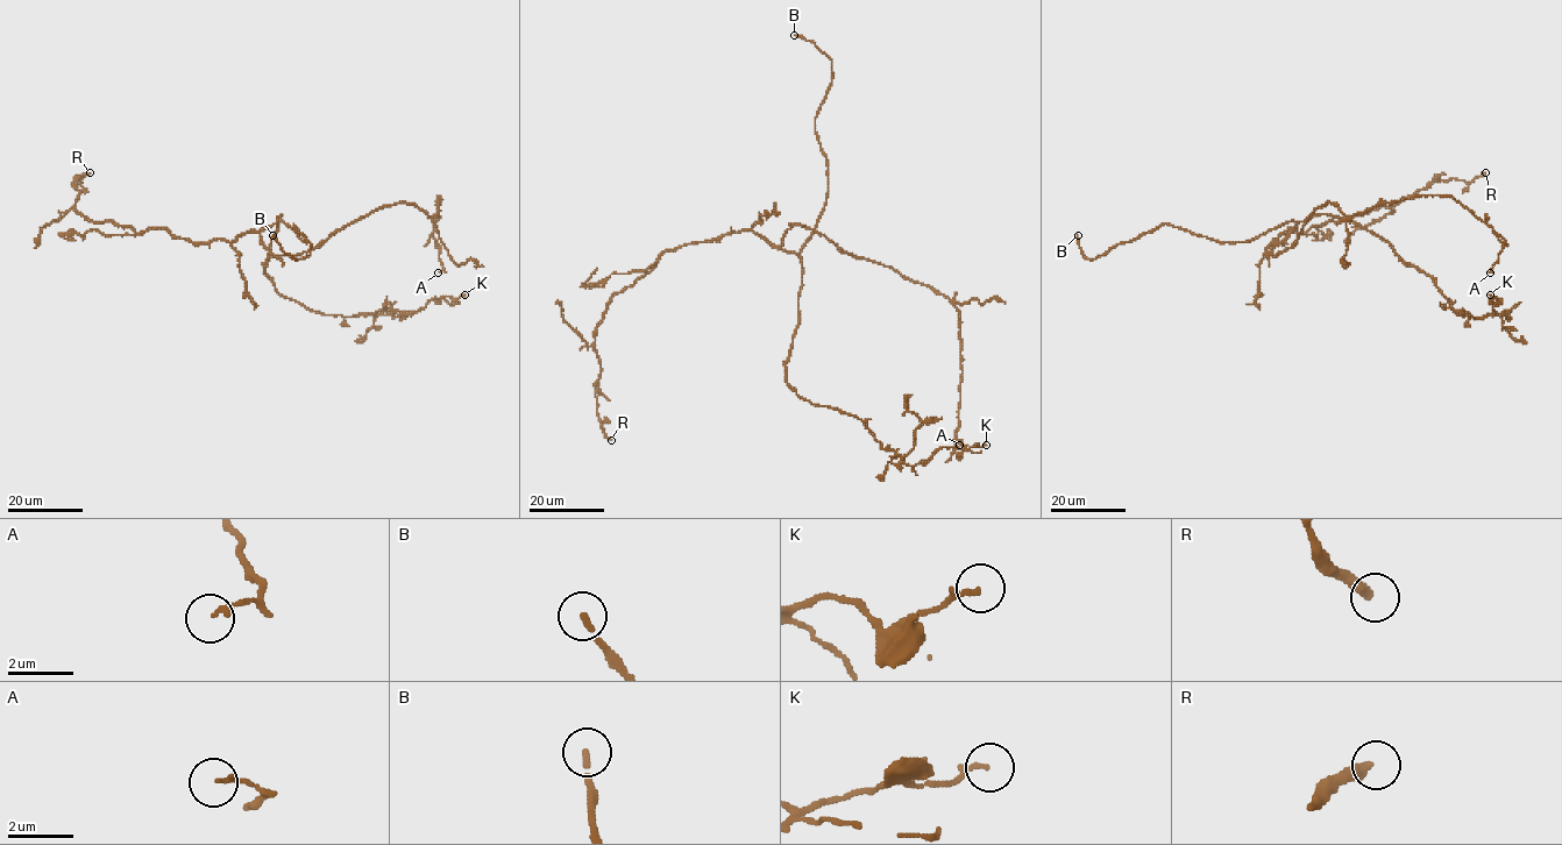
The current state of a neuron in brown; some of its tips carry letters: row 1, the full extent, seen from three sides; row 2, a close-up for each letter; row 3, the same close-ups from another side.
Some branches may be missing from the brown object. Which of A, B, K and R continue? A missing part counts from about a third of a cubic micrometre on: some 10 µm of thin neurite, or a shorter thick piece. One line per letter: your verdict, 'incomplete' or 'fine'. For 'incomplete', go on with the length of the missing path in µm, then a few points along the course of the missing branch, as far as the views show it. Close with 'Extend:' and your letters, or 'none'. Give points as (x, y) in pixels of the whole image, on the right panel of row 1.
A: fine
B: incomplete; missing 9 µm
K: fine
R: fine
Extend: B

